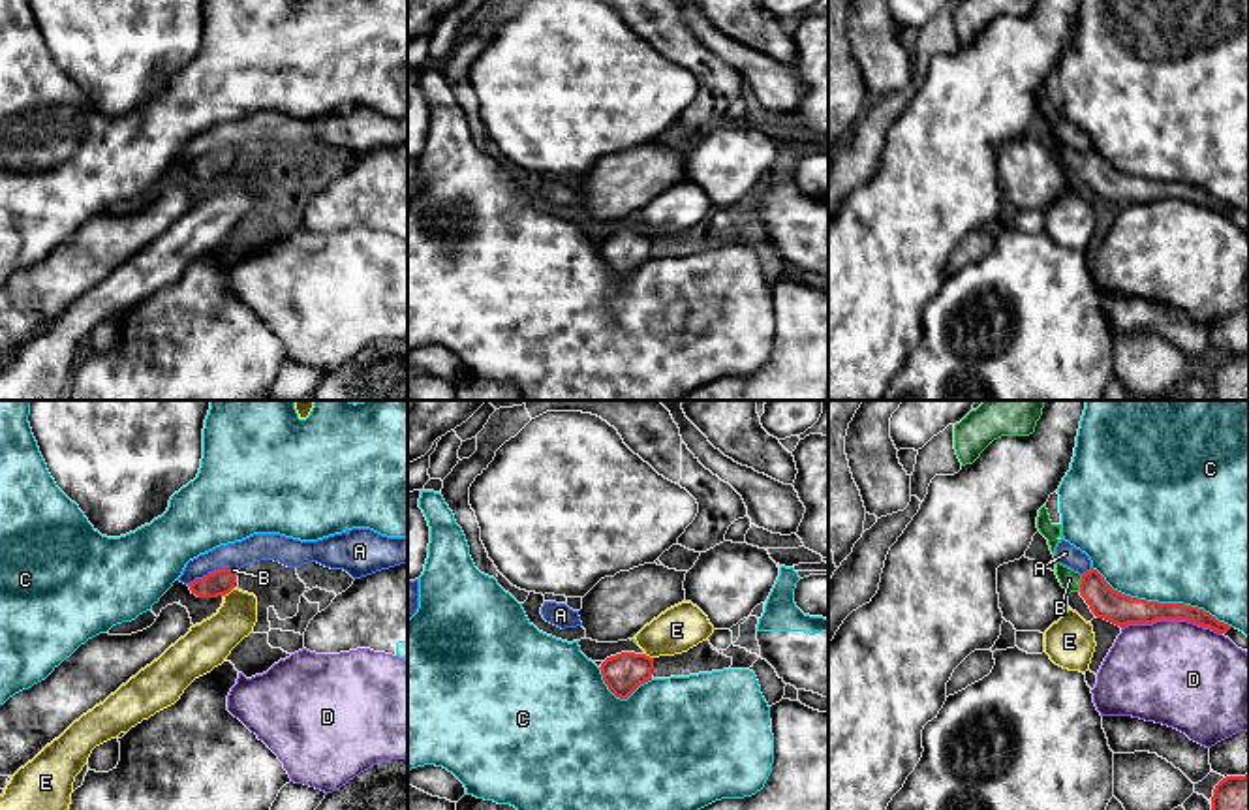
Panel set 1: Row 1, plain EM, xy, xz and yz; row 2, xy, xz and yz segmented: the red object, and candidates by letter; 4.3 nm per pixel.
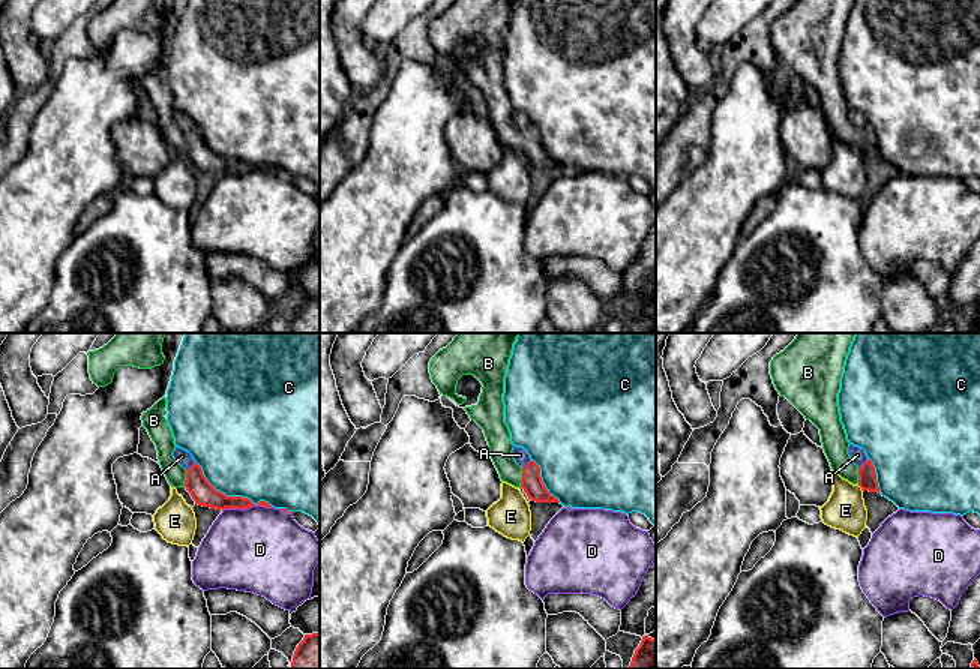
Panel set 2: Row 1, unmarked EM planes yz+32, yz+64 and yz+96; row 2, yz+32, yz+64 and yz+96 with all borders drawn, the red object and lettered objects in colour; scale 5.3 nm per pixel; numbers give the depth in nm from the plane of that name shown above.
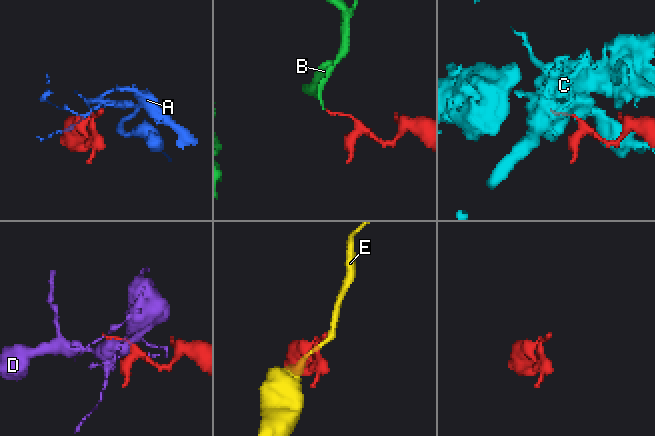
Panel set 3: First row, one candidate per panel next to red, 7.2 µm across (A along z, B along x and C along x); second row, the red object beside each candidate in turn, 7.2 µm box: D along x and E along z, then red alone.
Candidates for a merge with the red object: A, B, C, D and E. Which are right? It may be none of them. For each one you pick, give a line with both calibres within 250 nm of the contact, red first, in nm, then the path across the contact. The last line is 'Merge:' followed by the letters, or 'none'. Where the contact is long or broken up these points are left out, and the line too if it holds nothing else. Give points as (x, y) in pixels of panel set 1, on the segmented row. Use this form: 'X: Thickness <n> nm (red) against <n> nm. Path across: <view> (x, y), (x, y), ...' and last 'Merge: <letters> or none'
B: Thickness 140 nm (red) against 90 nm. Path across: yz (1105, 602), (1080, 583), (1069, 579)
Merge: B

